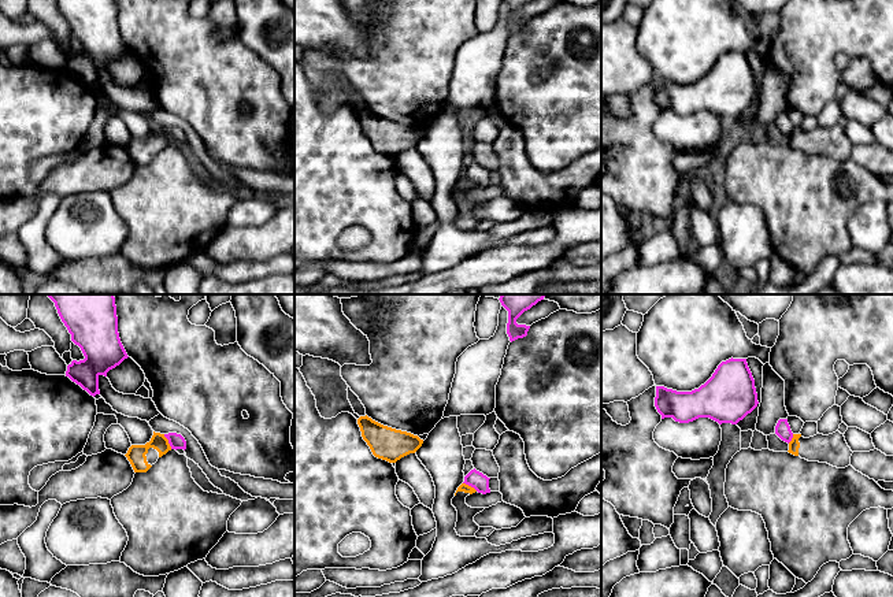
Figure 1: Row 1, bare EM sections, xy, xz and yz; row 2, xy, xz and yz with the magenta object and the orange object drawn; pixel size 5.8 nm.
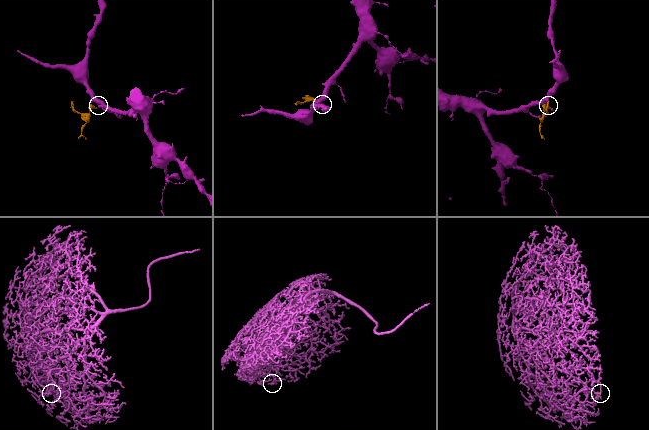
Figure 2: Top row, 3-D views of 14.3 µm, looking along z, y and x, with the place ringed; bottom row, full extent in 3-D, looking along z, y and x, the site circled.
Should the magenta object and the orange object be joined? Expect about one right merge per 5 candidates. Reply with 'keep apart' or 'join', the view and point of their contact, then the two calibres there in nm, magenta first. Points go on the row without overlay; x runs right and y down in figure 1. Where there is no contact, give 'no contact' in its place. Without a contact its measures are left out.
keep apart | xy (169, 134) | 90/110 nm

